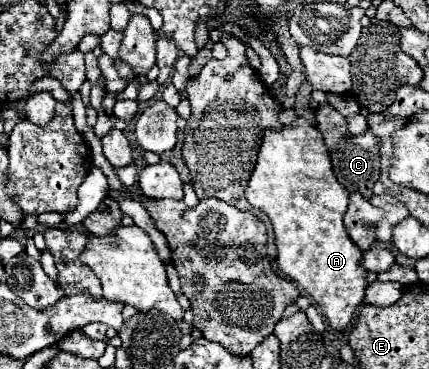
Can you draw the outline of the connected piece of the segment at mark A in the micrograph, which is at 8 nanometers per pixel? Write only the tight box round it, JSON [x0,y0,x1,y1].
[246,118,366,330]

